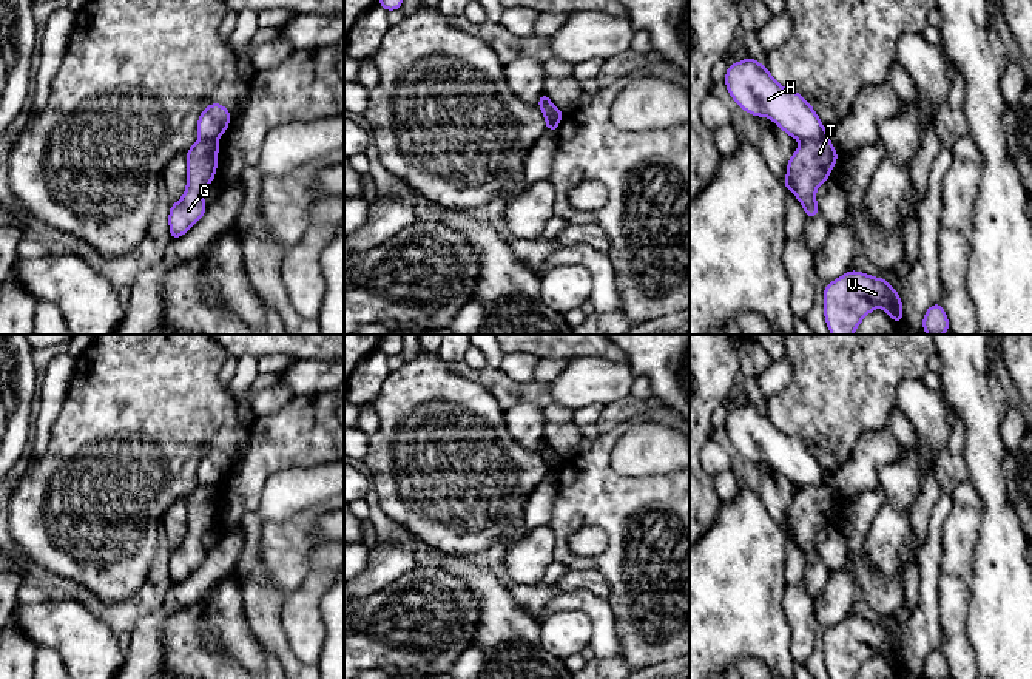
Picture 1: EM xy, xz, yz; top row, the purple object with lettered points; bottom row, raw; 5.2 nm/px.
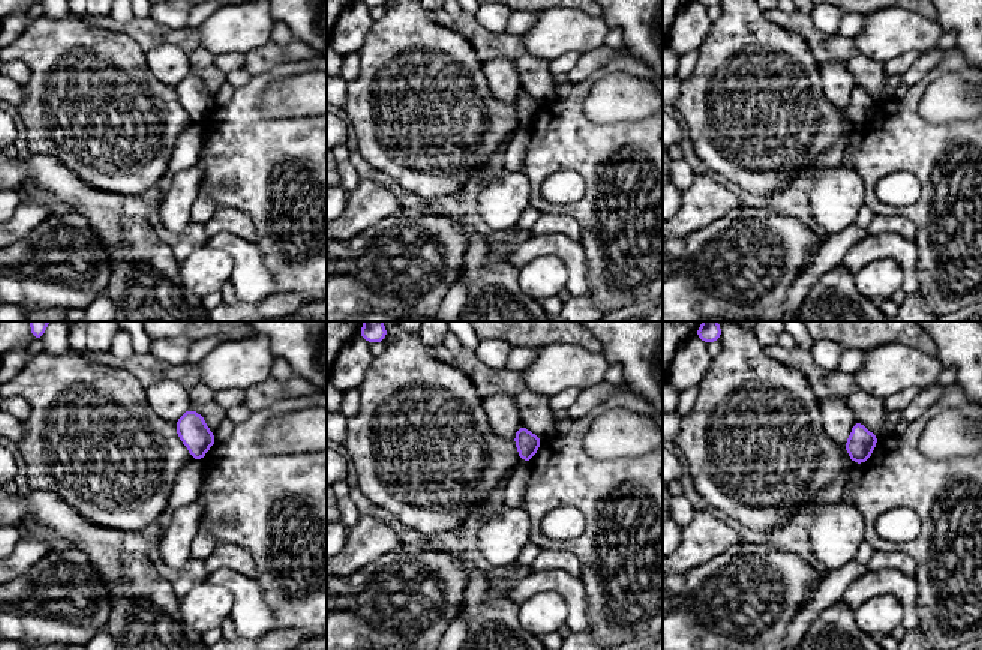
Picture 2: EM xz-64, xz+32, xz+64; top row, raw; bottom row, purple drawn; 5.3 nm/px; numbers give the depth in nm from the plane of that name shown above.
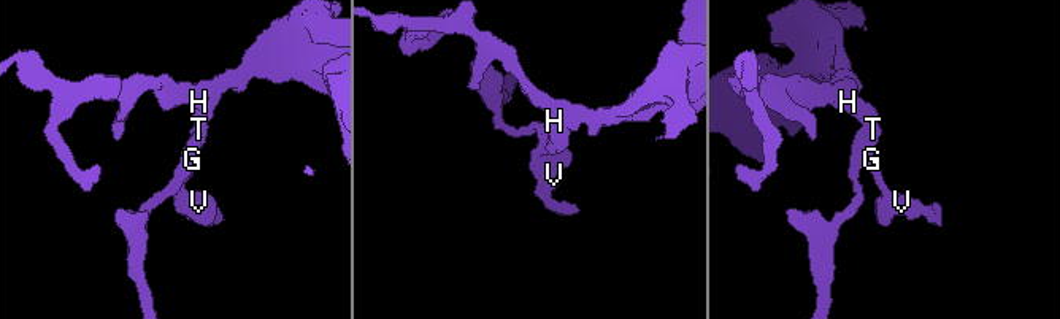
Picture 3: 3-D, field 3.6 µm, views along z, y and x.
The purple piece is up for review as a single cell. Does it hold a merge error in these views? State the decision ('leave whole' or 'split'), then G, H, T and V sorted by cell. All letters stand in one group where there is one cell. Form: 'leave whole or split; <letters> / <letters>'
split; G T V / H

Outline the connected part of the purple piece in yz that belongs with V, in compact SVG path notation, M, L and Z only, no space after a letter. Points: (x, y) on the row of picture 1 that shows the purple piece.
M850 270L824 289L824 315L831 335L853 335L876 307L902 324L902 301L884 276Z

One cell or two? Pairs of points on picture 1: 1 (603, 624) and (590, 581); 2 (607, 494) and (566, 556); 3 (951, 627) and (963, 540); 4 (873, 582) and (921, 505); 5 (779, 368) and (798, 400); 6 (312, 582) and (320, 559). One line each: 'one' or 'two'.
1: two
2: one
3: one
4: two
5: two
6: two

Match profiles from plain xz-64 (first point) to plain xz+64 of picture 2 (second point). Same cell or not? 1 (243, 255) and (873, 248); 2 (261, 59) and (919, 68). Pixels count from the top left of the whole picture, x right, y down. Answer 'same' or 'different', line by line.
1: same
2: same

